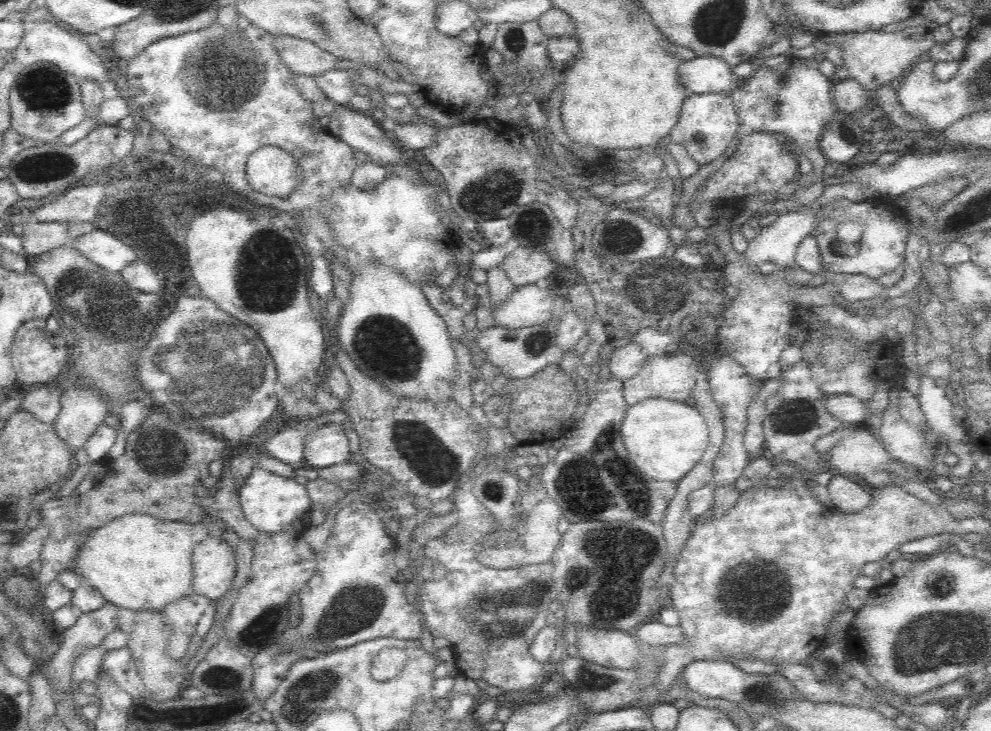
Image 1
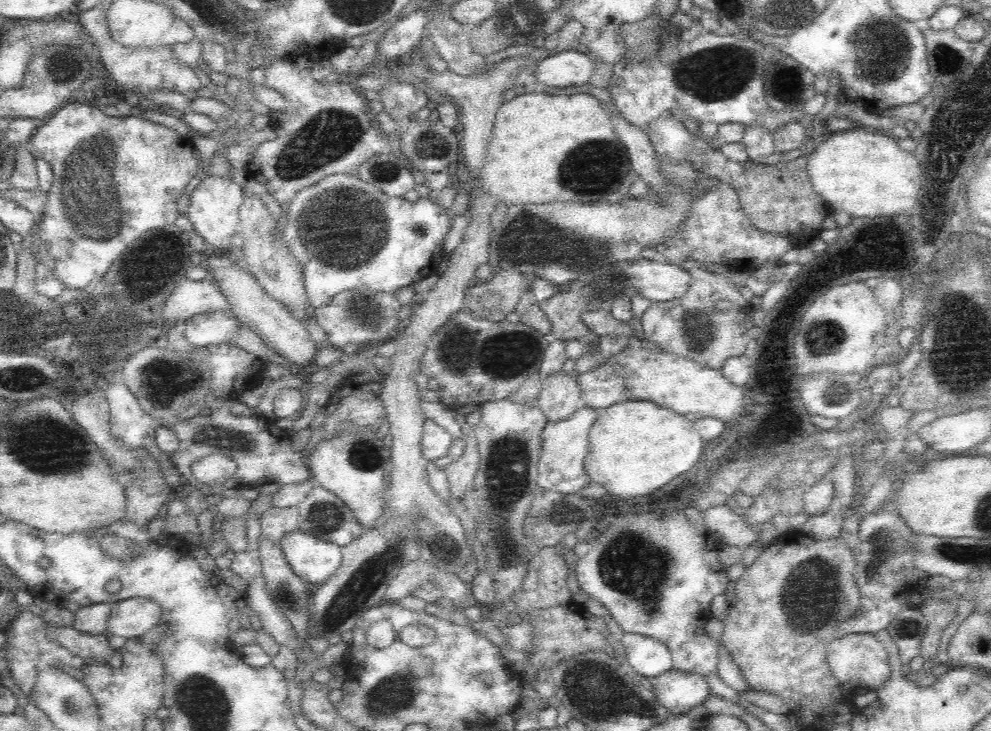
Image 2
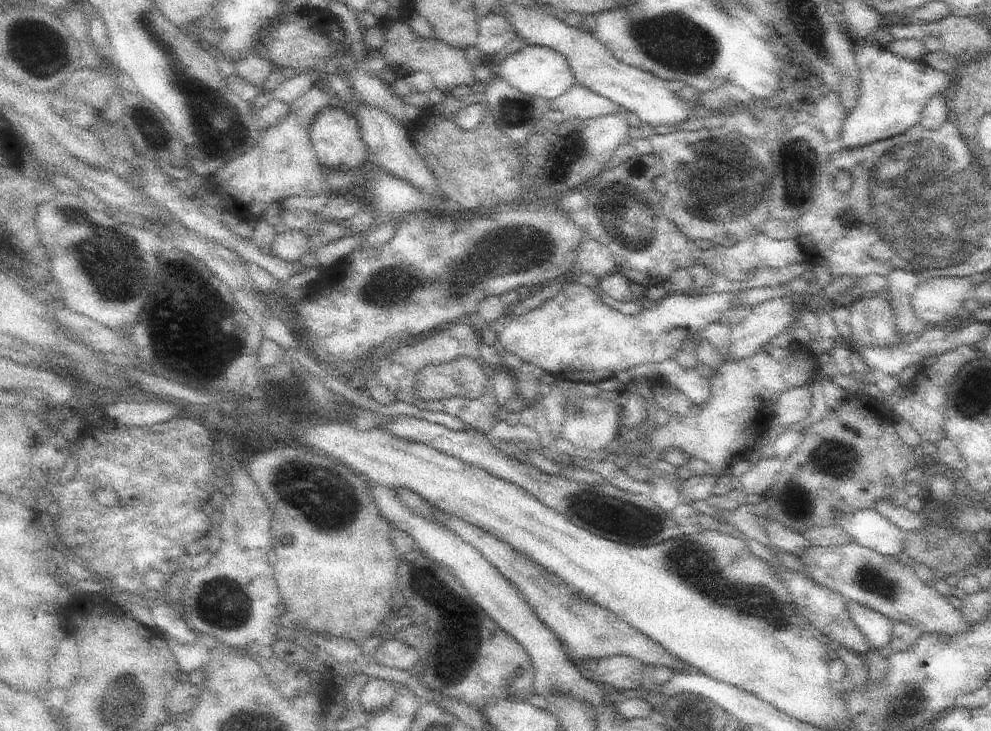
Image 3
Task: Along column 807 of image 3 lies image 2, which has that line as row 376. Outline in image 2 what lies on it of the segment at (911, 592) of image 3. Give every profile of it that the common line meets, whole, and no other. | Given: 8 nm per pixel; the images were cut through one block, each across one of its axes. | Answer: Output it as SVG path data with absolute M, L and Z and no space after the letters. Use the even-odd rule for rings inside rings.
M560 370L543 379L537 405L546 415L547 422L568 420L572 413L585 406L578 386L577 373Z

